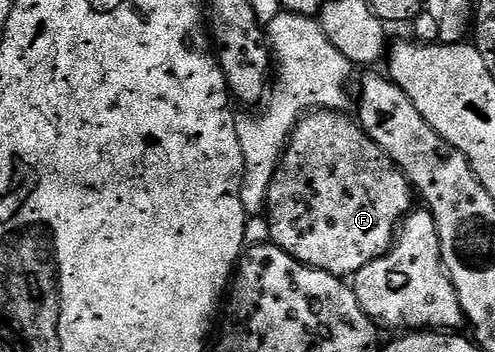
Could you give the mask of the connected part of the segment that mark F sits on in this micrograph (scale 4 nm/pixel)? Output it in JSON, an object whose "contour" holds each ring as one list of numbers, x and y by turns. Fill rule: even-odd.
{"contour":[[323,109,308,112,292,130,292,135,288,138,288,146,285,147,284,154,280,157,280,166,276,168,266,196,266,220,268,219,268,231,272,234,269,235,271,242,281,247,286,253,290,253,290,257,294,257,298,262,341,277,351,277,371,259,385,255,394,242,394,236,397,234,400,224,403,223,404,216,414,207,414,203,412,203,414,192,407,177,396,168,394,161,390,161,388,154,365,133,359,122,355,118,347,119,346,116,347,114,338,111]]}

